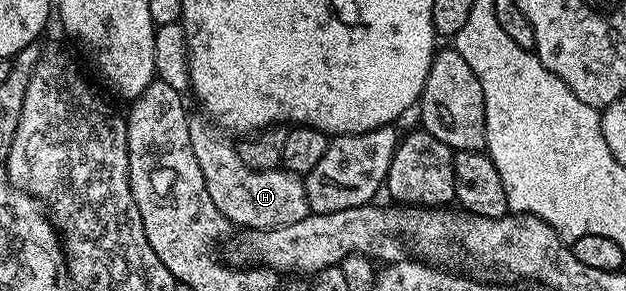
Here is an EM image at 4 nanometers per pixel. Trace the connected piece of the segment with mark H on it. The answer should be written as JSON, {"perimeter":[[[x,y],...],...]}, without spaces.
{"perimeter":[[[192,114],[187,120],[189,145],[193,149],[193,157],[197,157],[197,165],[201,165],[201,177],[205,177],[205,189],[209,189],[213,205],[221,209],[230,223],[239,229],[267,231],[270,227],[293,225],[293,221],[305,218],[309,208],[304,180],[300,176],[282,169],[249,169],[249,165],[241,161],[236,144],[223,139],[227,138],[224,132],[210,119],[199,115]]]}

